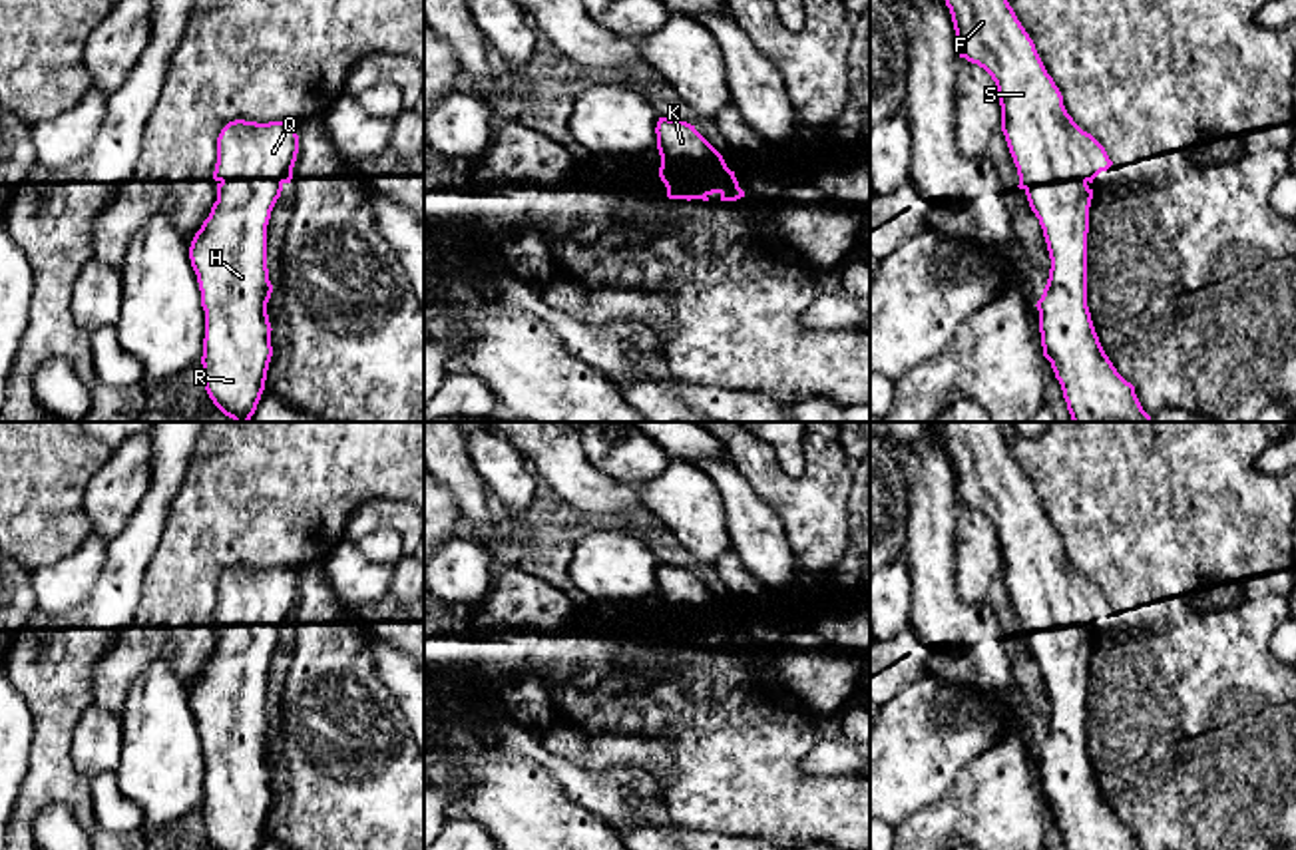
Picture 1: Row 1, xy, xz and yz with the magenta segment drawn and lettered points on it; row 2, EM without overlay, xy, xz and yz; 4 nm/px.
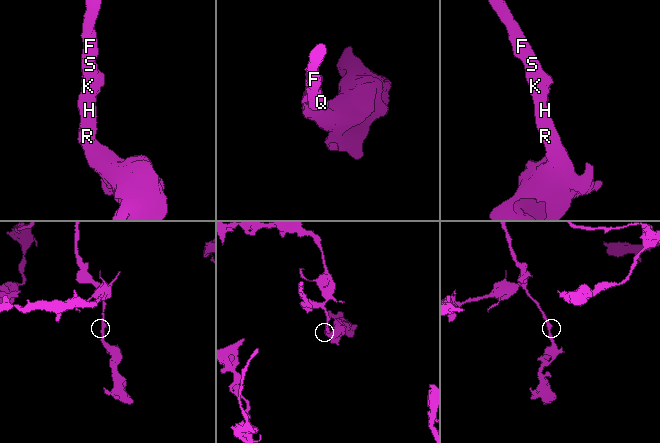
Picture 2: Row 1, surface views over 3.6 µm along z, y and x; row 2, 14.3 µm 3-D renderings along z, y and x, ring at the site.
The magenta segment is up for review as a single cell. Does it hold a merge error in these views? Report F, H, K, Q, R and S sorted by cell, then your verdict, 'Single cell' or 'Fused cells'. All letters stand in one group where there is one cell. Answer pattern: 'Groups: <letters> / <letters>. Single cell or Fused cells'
Groups: F H K Q R S. Single cell

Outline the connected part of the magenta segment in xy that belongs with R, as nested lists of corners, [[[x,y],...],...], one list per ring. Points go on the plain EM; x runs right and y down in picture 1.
[[[229,567],[217,583],[217,609],[213,625],[217,627],[217,647],[209,663],[195,679],[189,705],[201,737],[205,756],[203,784],[203,826],[213,850],[259,850],[265,836],[267,816],[273,802],[271,768],[267,748],[273,739],[267,715],[267,671],[271,657],[281,643],[283,631],[291,629],[293,613],[299,599],[299,581],[295,569],[285,567]]]

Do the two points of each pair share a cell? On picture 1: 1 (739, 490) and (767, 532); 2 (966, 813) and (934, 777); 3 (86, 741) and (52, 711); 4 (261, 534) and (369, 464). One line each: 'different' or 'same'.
1: same
2: different
3: different
4: same

